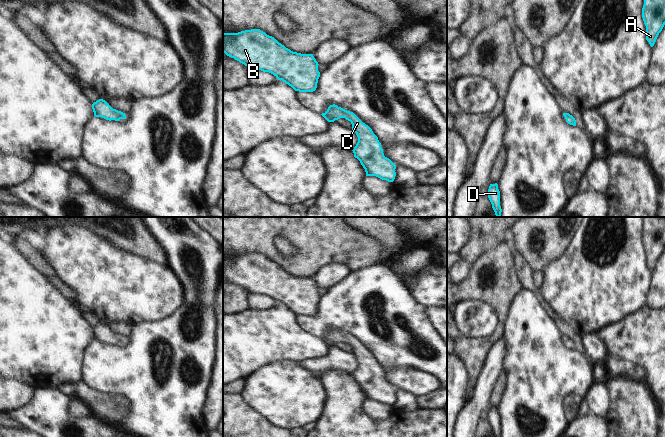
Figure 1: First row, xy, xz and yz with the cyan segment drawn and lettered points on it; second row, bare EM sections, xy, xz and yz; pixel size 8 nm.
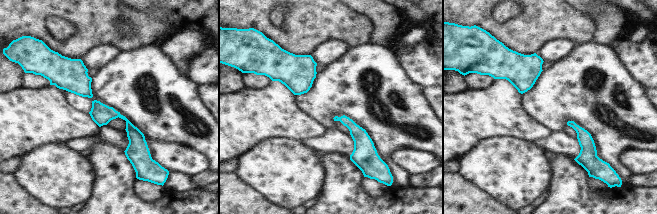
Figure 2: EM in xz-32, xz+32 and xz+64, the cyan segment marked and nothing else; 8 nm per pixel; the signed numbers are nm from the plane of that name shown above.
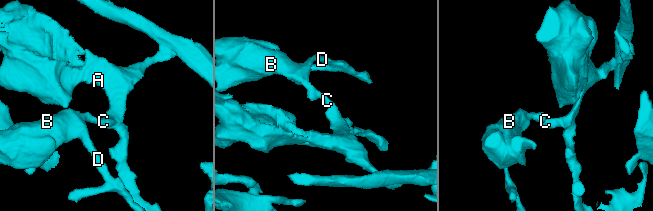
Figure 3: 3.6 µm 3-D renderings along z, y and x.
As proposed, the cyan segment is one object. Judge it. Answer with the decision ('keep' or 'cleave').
keep

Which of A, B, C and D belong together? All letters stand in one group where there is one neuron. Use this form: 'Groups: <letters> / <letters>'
Groups: A B C D

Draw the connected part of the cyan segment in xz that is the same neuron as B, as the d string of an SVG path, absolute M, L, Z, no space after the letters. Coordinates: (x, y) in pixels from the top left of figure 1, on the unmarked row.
M260 253L223 257L223 277L250 294L273 298L295 315L317 312L320 296L313 278L293 276Z

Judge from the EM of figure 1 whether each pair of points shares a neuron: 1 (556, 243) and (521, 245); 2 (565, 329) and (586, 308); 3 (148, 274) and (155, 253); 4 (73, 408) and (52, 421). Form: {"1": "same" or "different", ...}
{"1": "same", "2": "different", "3": "different", "4": "different"}

